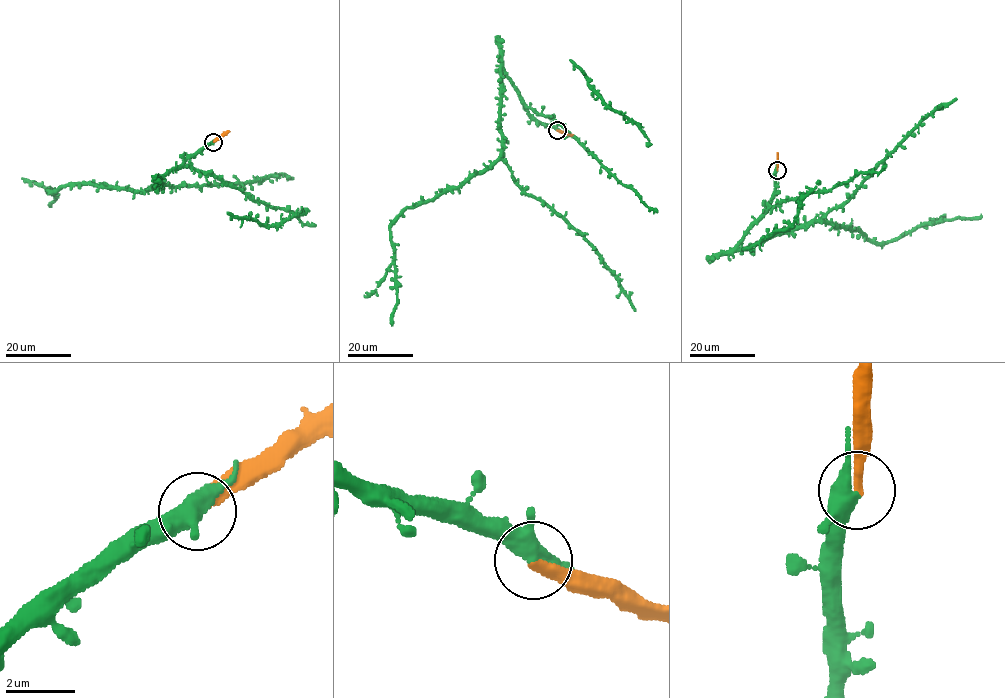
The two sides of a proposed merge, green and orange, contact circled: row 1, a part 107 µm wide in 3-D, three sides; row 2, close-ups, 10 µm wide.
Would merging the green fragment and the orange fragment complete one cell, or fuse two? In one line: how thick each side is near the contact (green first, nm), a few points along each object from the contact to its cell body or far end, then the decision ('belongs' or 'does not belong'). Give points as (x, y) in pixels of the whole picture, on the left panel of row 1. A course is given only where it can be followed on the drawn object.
calibres 400 and 360 nm; course green (213, 142), (161, 177), (157, 189), (77, 184), (48, 190), (54, 196), (50, 202); course orange (213, 142), (230, 131); belongs

